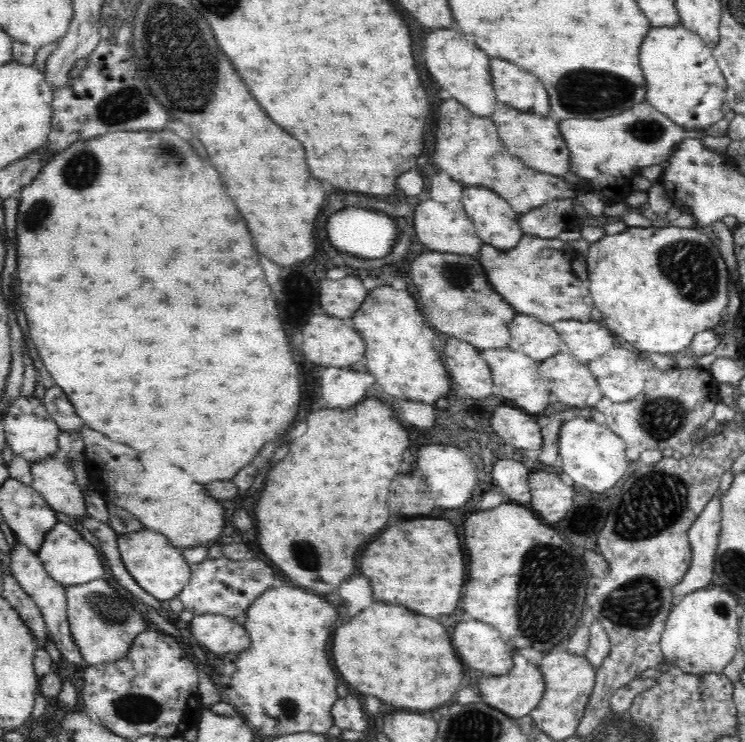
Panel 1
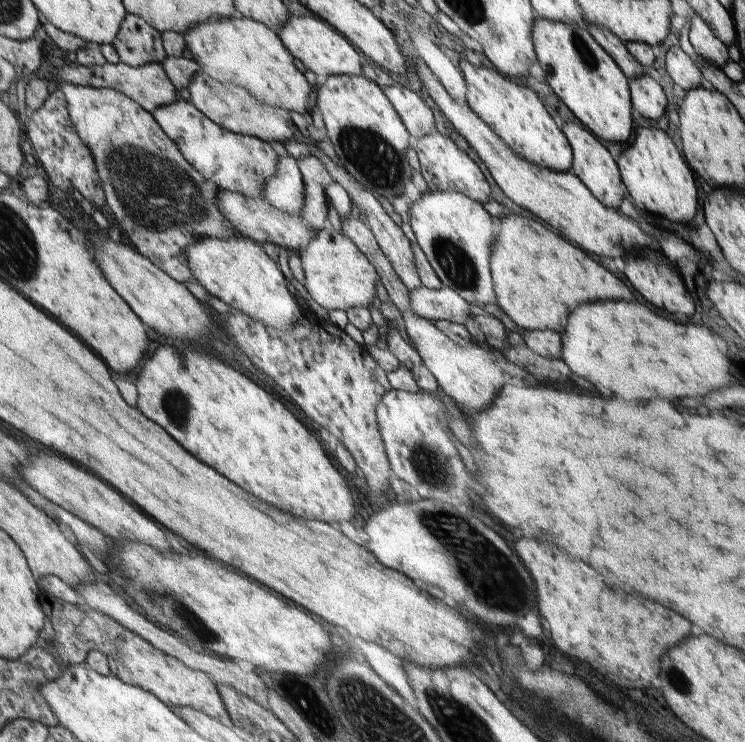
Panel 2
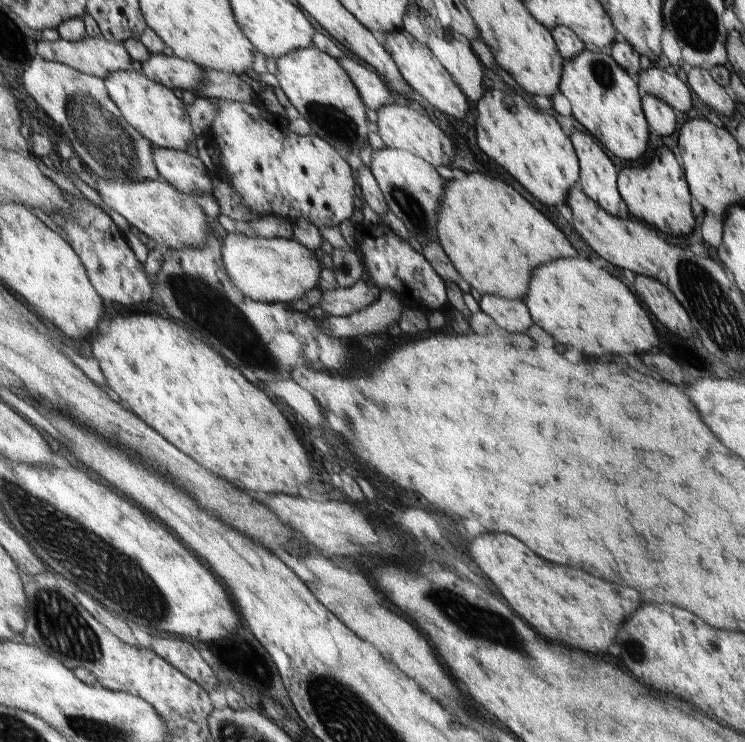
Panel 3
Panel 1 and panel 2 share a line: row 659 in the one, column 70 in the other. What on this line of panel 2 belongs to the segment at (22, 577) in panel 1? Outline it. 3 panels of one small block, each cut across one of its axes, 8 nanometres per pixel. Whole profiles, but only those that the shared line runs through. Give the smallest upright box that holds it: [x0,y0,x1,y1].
[54,61,177,113]

